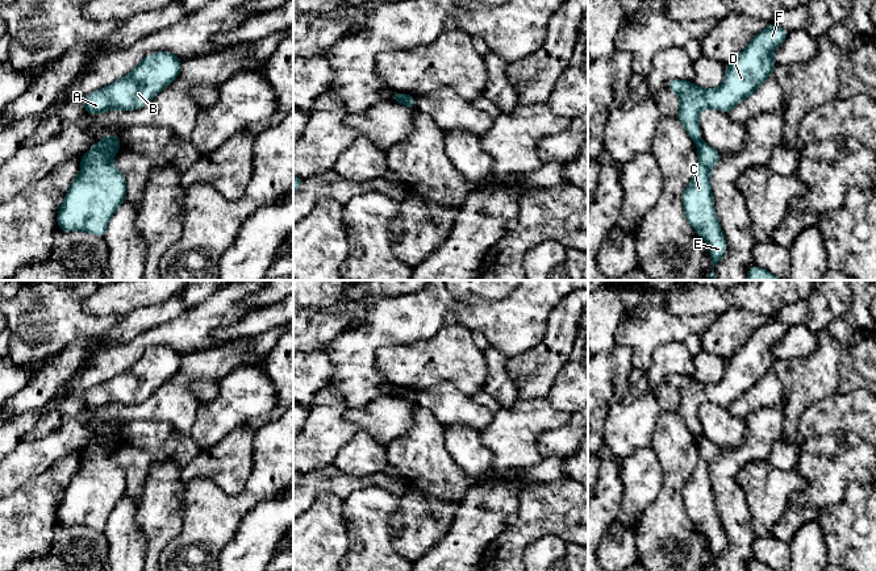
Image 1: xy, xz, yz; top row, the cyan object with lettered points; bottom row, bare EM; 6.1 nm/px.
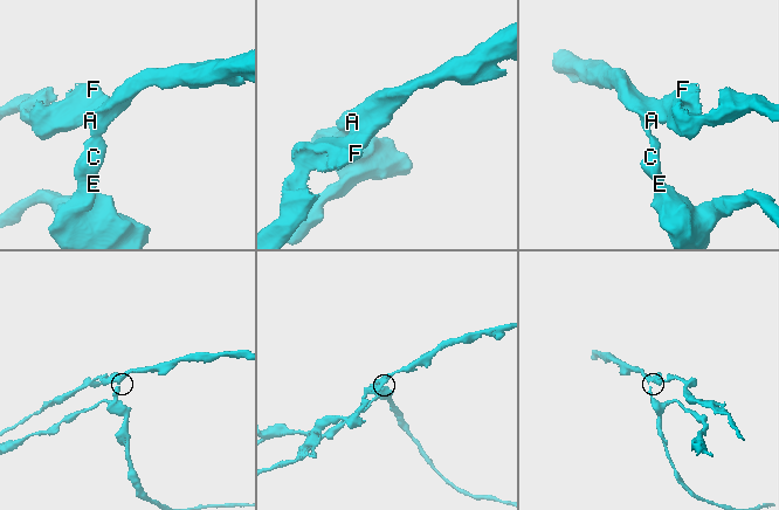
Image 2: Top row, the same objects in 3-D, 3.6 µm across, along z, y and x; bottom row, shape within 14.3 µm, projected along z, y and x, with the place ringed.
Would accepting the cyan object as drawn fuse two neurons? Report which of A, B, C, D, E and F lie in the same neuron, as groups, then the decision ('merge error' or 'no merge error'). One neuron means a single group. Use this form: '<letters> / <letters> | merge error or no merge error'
A B D F / C E | merge error

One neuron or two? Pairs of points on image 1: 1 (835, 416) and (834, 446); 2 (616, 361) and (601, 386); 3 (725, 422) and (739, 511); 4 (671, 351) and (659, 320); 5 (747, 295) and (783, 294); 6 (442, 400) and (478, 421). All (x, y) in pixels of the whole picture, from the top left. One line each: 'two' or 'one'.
1: two
2: one
3: two
4: two
5: one
6: one

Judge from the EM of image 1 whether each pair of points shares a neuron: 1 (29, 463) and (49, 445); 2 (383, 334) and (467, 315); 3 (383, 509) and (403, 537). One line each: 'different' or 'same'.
1: same
2: same
3: different

